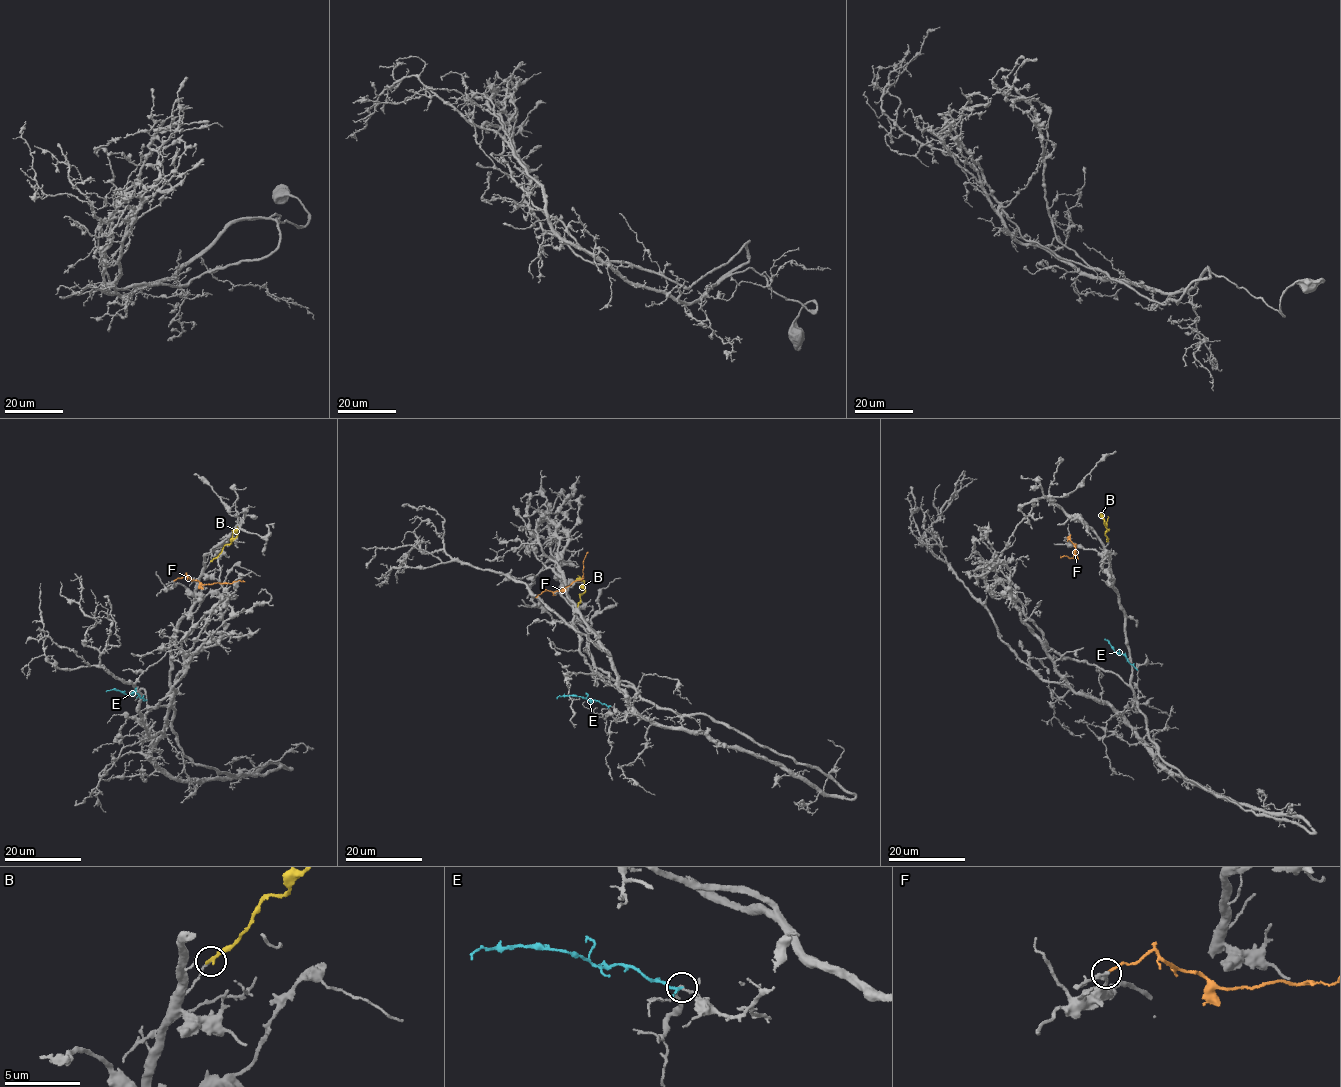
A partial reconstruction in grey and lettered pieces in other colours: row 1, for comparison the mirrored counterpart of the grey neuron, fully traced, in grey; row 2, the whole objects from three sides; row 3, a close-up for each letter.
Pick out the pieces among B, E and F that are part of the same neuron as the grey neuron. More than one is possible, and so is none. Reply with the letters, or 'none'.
none

